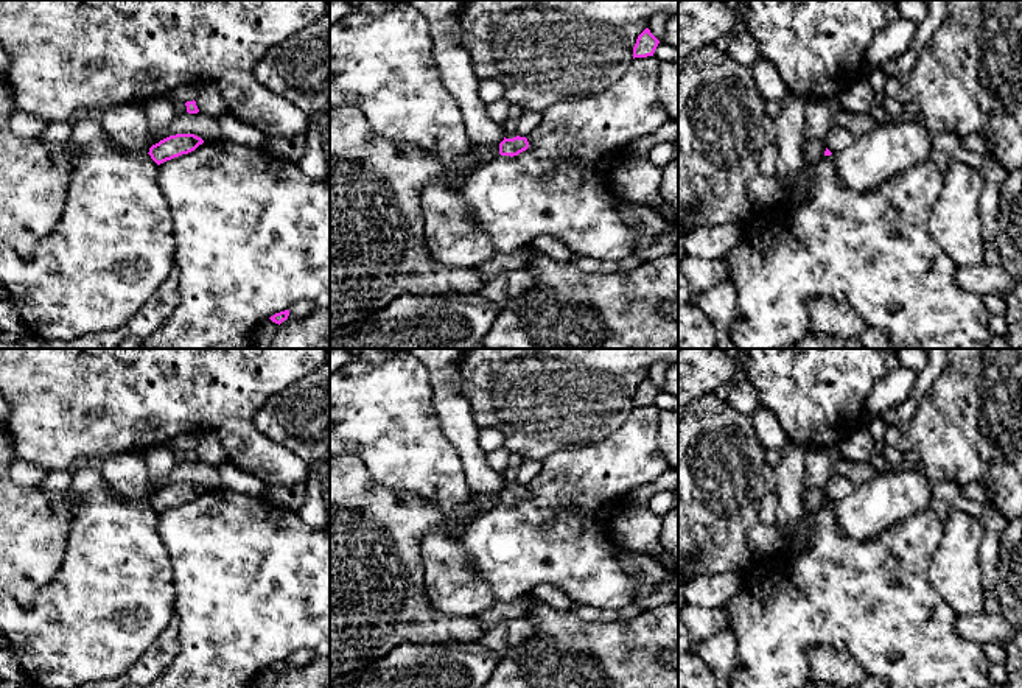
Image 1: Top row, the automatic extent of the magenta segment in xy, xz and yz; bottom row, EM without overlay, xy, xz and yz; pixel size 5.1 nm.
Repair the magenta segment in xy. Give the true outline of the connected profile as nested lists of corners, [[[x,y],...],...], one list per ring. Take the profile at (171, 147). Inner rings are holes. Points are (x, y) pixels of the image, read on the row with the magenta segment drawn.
[[[194,134],[170,135],[149,148],[151,159],[160,165],[166,160],[194,151],[204,140]]]

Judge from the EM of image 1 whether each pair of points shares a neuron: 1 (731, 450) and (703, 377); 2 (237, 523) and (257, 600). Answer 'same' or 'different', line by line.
1: different
2: same

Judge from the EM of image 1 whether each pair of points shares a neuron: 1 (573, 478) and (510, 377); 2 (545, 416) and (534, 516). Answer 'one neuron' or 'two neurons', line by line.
1: two neurons
2: two neurons

